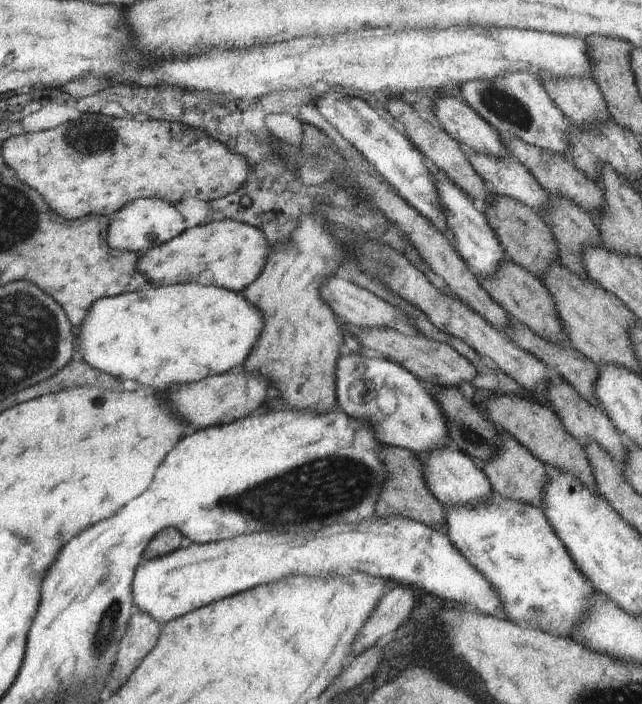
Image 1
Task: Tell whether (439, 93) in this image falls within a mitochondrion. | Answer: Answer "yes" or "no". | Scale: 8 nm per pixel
no

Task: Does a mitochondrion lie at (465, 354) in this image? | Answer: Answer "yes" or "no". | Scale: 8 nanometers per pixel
no

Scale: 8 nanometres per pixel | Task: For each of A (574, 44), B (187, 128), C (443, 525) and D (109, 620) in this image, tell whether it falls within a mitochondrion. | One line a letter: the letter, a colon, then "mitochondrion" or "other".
A: other
B: other
C: other
D: mitochondrion

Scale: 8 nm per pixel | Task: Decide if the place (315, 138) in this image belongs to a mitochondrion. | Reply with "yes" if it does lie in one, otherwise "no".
yes

